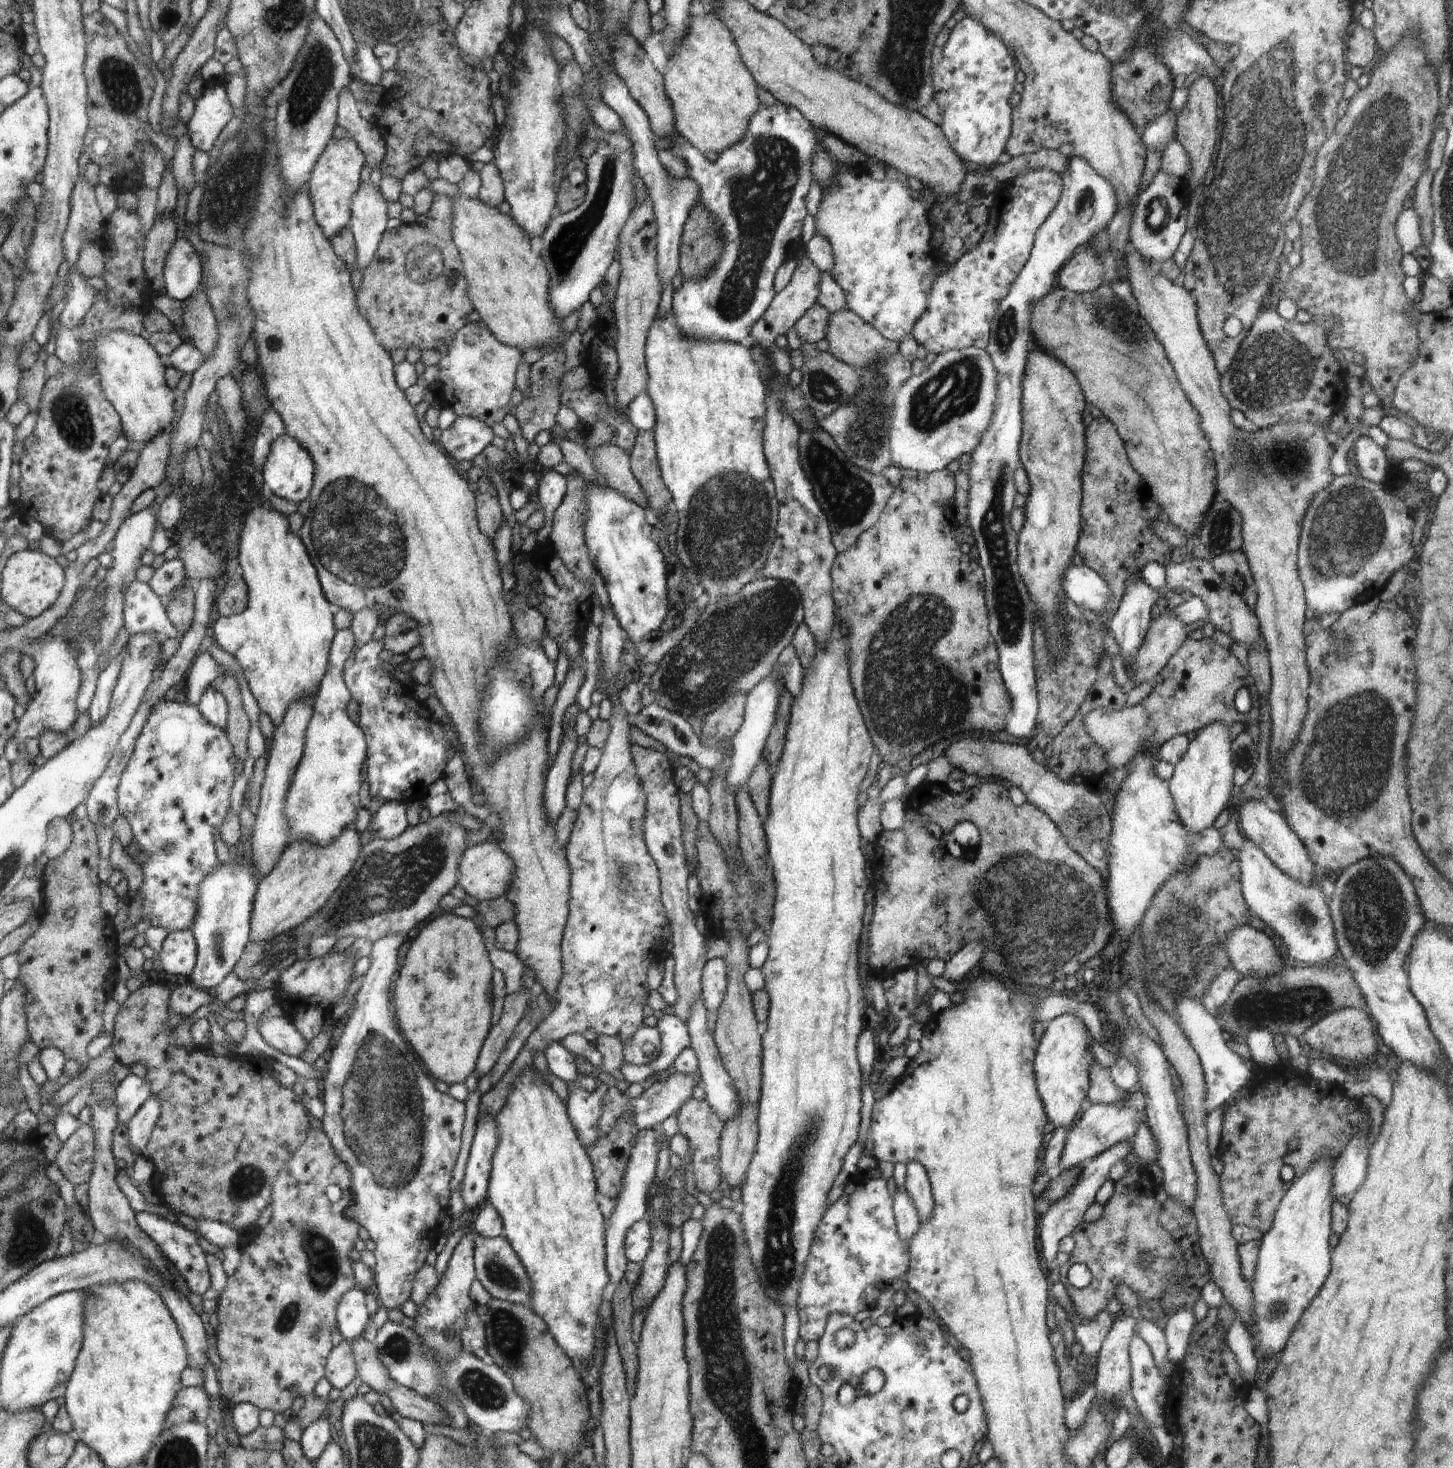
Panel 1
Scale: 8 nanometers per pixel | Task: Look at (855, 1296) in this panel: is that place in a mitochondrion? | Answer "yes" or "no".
no

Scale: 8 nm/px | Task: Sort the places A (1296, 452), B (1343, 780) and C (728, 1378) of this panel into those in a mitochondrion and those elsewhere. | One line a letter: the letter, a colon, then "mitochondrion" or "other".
A: mitochondrion
B: mitochondrion
C: mitochondrion

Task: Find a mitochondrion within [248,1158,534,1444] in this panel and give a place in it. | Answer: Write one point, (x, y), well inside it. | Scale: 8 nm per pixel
(320, 1254)

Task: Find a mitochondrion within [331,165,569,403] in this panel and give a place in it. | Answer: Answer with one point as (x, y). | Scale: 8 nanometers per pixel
(432, 263)

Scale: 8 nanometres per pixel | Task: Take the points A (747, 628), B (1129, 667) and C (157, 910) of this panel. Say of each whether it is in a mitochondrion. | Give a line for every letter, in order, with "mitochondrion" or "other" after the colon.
A: mitochondrion
B: other
C: other

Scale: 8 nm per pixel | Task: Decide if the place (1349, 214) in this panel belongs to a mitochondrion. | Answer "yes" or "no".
yes

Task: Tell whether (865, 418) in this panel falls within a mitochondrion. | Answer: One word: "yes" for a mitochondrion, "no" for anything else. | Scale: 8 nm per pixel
yes

